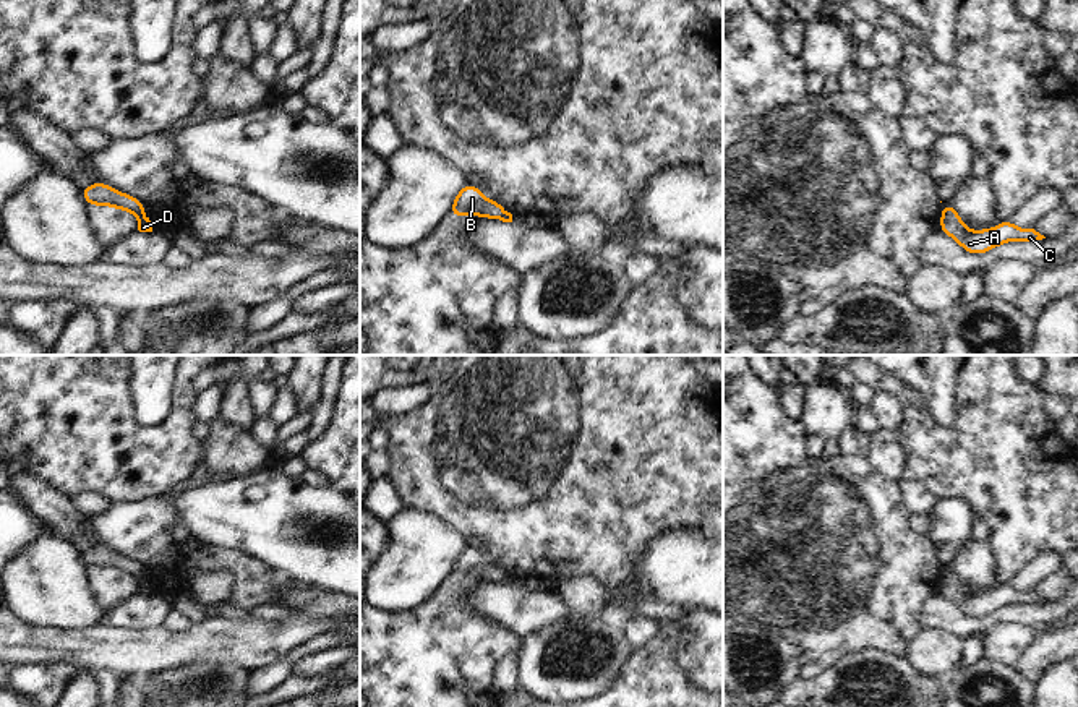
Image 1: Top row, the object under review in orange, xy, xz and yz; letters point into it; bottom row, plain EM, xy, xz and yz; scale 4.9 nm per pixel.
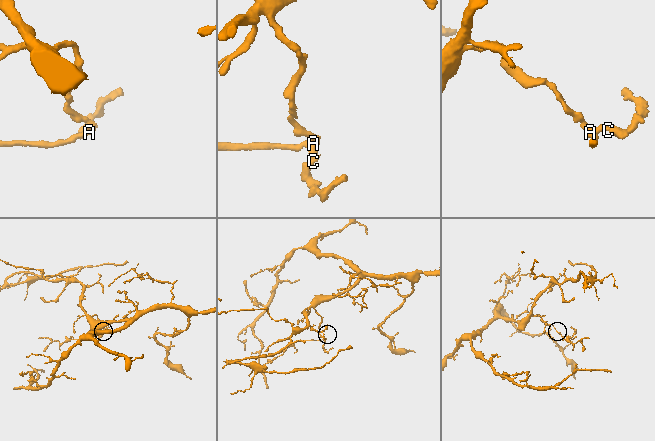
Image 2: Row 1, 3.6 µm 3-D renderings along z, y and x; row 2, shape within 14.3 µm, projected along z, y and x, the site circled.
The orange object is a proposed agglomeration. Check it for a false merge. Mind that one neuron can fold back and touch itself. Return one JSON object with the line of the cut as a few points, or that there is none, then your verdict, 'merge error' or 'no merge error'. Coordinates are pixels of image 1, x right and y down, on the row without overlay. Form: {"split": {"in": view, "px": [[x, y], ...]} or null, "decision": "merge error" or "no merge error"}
{"split": null, "decision": "no merge error"}

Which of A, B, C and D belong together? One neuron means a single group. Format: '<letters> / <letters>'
A B C D

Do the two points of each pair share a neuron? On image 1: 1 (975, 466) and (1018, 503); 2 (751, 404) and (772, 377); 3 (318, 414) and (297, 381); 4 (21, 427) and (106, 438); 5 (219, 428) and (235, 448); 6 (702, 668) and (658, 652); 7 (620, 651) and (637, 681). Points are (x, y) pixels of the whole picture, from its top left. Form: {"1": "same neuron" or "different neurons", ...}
{"1": "same neuron", "2": "different neurons", "3": "different neurons", "4": "same neuron", "5": "same neuron", "6": "different neurons", "7": "different neurons"}

